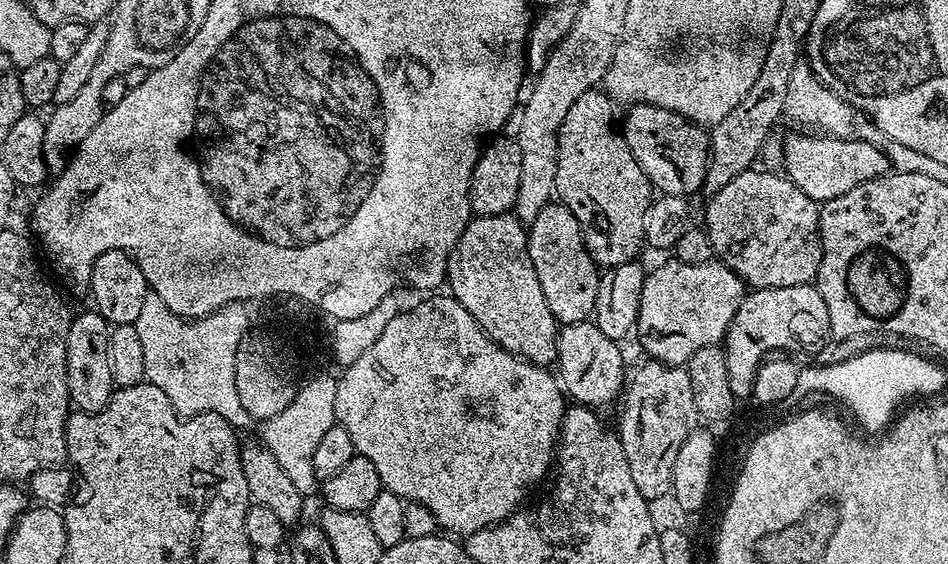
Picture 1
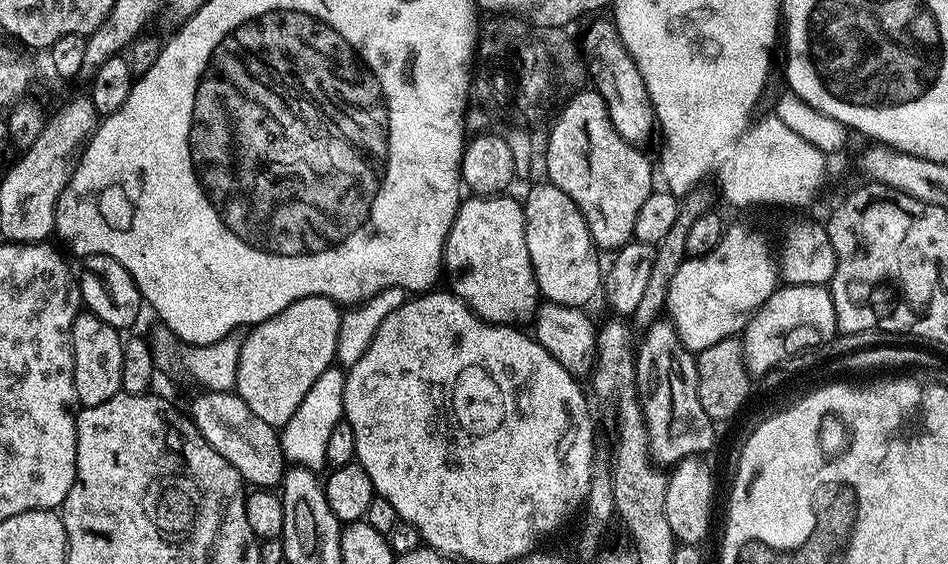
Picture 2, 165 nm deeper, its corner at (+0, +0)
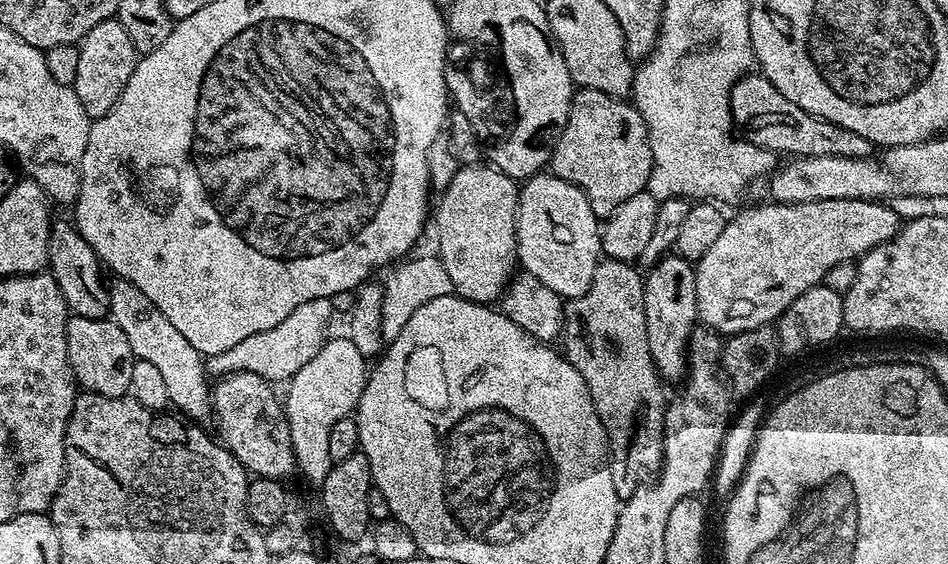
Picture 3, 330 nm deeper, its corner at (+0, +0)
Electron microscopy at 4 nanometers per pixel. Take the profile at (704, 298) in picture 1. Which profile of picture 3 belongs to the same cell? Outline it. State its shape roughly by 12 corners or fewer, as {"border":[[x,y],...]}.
{"border":[[887,203],[756,204],[695,261],[728,338],[902,227]]}

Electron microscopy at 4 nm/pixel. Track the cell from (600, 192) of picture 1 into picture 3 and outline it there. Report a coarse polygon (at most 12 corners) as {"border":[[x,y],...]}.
{"border":[[573,91],[552,175],[607,218],[647,189],[635,103]]}

